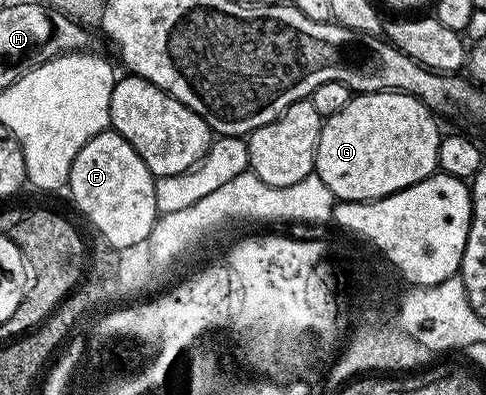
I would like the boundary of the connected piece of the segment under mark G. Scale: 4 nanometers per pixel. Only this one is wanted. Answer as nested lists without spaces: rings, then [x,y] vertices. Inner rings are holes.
[[[378,91],[377,93],[352,94],[349,105],[341,113],[323,120],[321,137],[315,154],[314,174],[329,185],[336,200],[344,203],[367,203],[371,199],[383,199],[409,185],[436,174],[439,162],[437,149],[441,130],[435,124],[436,116],[420,99],[403,91]]]

